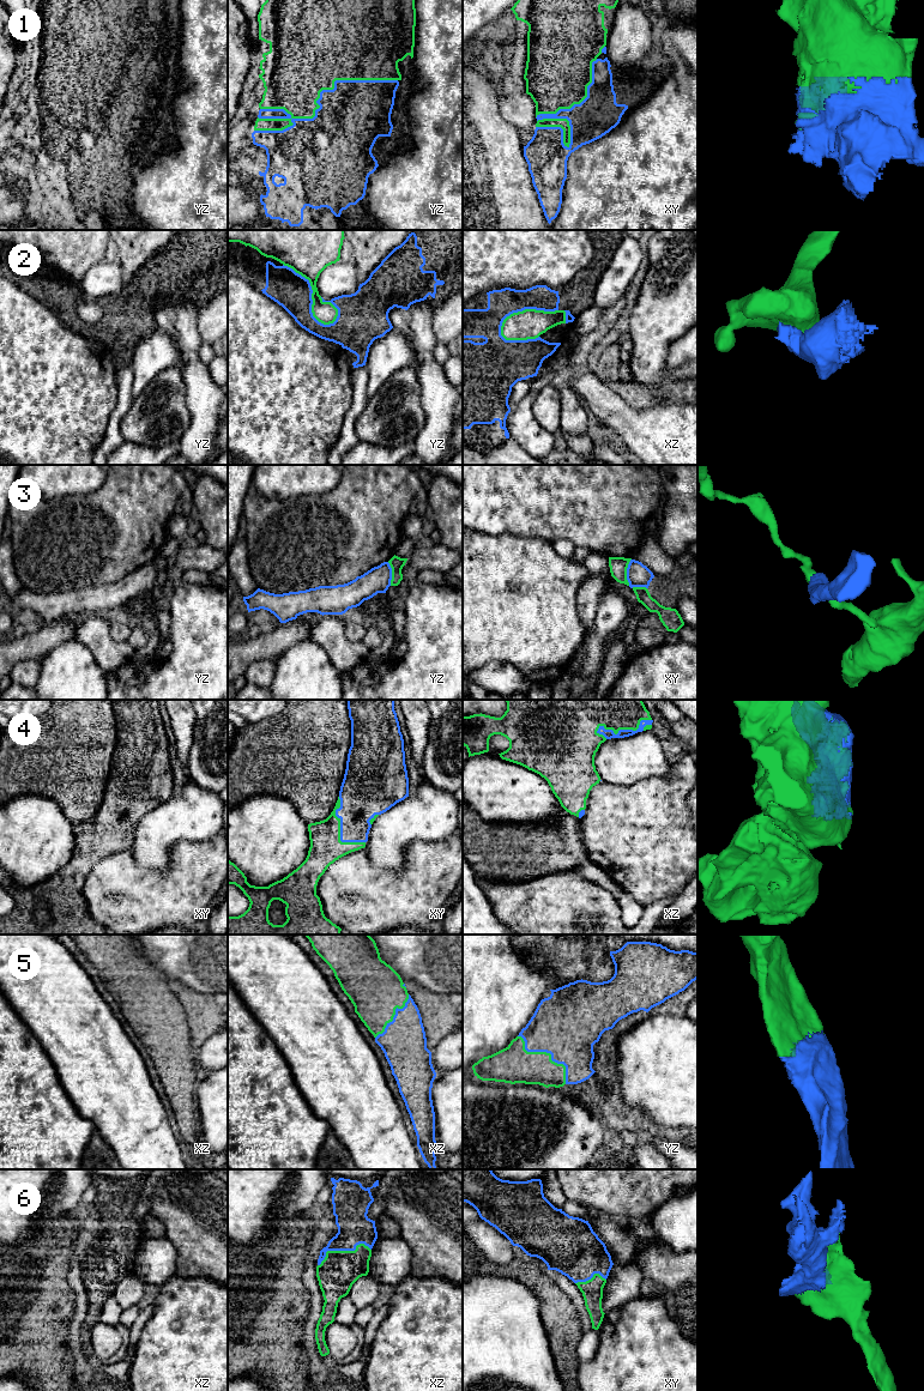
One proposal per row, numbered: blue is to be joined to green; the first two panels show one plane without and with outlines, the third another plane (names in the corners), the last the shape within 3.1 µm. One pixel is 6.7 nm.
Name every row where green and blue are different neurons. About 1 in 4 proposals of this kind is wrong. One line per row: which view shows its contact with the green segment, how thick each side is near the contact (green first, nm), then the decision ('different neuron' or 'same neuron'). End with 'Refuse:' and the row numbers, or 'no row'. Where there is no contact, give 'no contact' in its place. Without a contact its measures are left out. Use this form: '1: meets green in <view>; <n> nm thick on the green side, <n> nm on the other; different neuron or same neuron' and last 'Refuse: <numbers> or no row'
1: meets green in yz; 460 nm thick on the green side, 440 nm on the other; same neuron
2: meets green in yz; 260 nm thick on the green side, 240 nm on the other; different neuron
3: meets green in xy; 120 nm thick on the green side, 160 nm on the other; different neuron
4: meets green in xz; 380 nm thick on the green side, 60 nm on the other; same neuron
5: meets green in yz; 260 nm thick on the green side, 440 nm on the other; same neuron
6: meets green in xz; 260 nm thick on the green side, 220 nm on the other; same neuron
Refuse: 2, 3

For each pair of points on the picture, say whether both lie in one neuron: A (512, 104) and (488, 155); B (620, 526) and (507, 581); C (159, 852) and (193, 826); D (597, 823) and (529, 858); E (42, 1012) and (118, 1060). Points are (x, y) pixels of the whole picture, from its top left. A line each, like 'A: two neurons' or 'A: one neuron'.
A: two neurons
B: two neurons
C: one neuron
D: two neurons
E: one neuron

